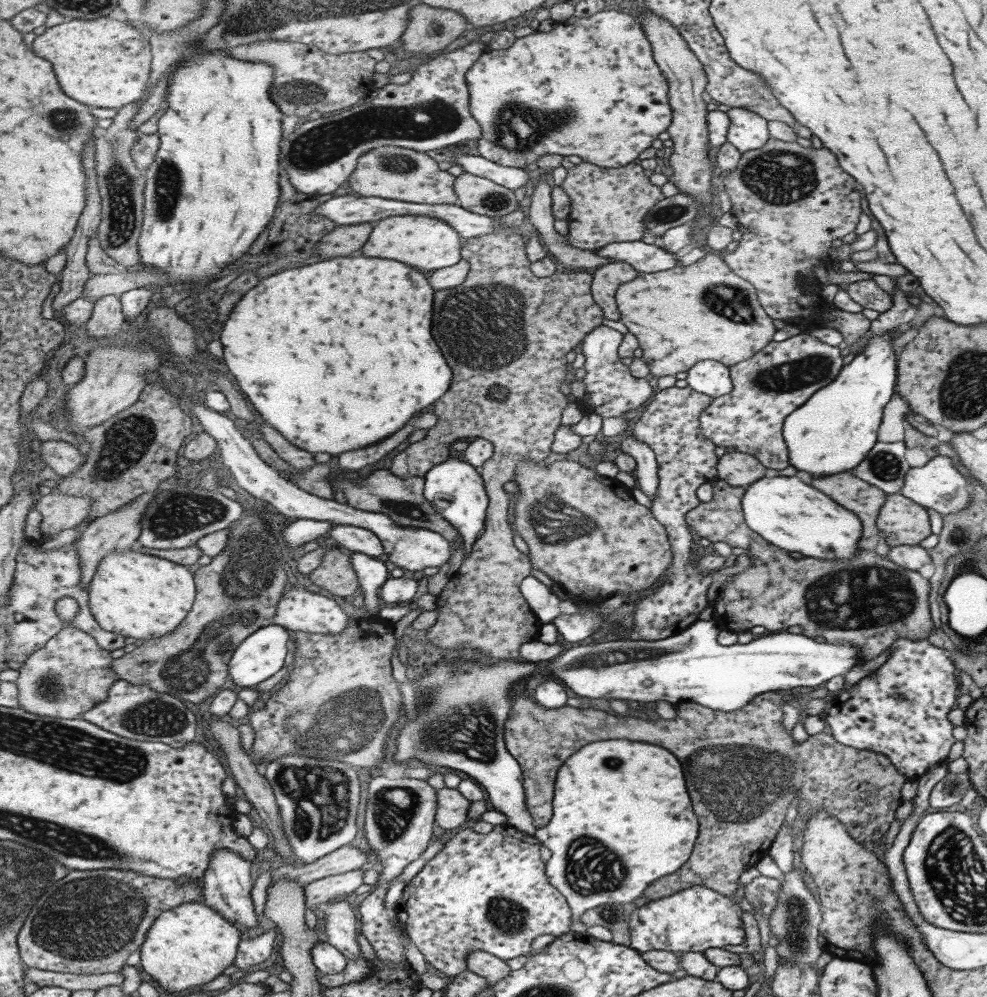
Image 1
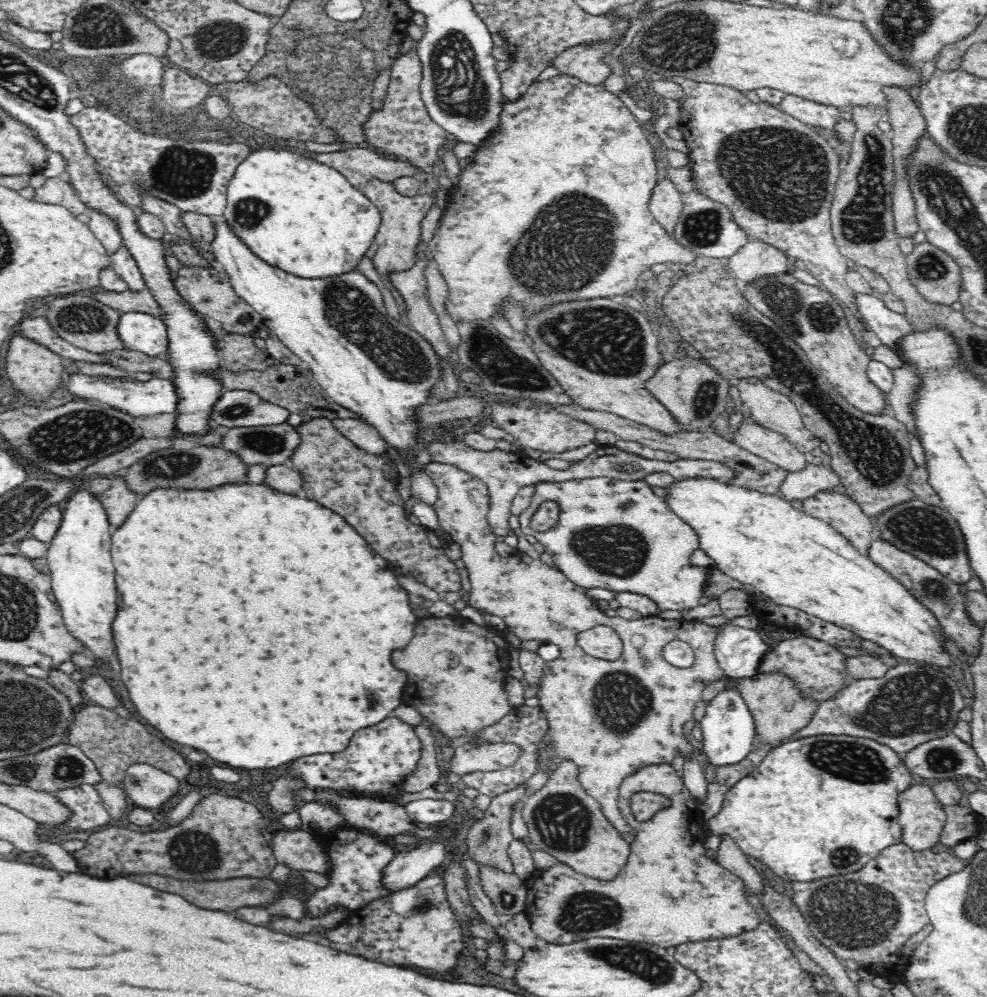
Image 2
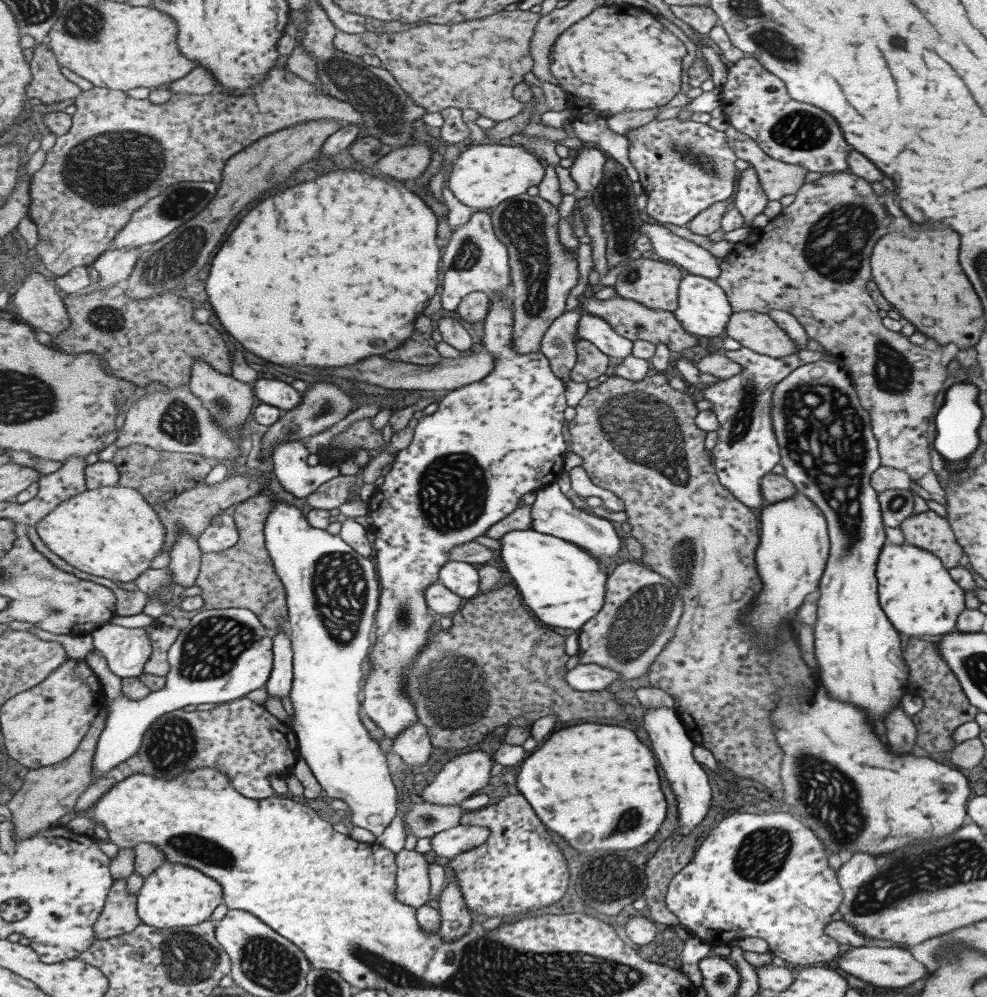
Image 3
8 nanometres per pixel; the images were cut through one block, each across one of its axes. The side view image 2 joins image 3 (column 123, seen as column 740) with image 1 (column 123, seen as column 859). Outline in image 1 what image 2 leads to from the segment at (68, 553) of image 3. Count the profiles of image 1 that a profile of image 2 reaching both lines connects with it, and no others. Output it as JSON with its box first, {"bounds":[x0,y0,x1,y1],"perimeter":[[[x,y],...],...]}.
{"bounds":[91,548,197,640],"perimeter":[[[131,548],[131,550],[115,550],[101,562],[97,576],[91,584],[91,610],[93,616],[101,622],[101,626],[109,632],[119,632],[125,636],[153,640],[161,636],[169,636],[169,632],[177,630],[193,612],[193,604],[197,604],[197,580],[195,580],[195,568],[177,564],[169,558],[155,556],[151,550],[145,548]]]}

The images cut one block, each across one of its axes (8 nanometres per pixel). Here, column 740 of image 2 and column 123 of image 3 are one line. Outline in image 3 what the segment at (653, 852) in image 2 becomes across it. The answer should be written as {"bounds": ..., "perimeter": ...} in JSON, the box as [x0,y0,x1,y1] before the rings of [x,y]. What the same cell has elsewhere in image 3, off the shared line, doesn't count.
{"bounds":[97,880,143,940],"perimeter":[[[115,880],[105,912],[97,922],[97,940],[111,940],[135,932],[143,924],[139,916],[139,896],[127,892],[127,880]]]}

